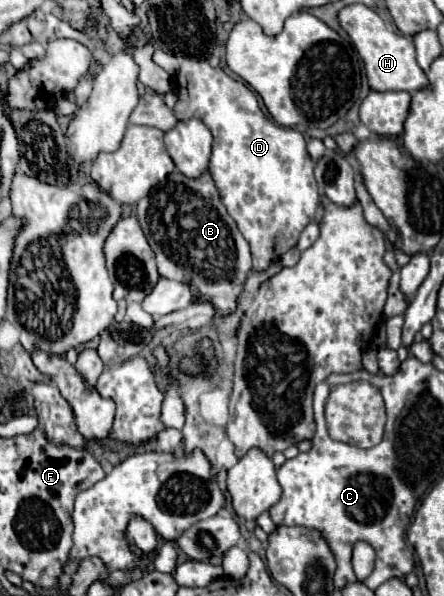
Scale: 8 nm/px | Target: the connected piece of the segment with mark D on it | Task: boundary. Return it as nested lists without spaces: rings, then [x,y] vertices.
[[[185,59],[175,73],[175,93],[177,103],[173,113],[179,121],[199,119],[207,125],[213,135],[213,155],[209,163],[209,173],[217,185],[221,203],[227,207],[229,215],[235,219],[243,237],[251,247],[253,271],[265,271],[275,259],[297,245],[299,233],[307,223],[315,219],[319,207],[317,181],[313,177],[315,161],[309,157],[305,139],[297,129],[281,127],[267,119],[261,111],[255,93],[241,81],[229,77],[221,67],[211,67],[201,59]]]

